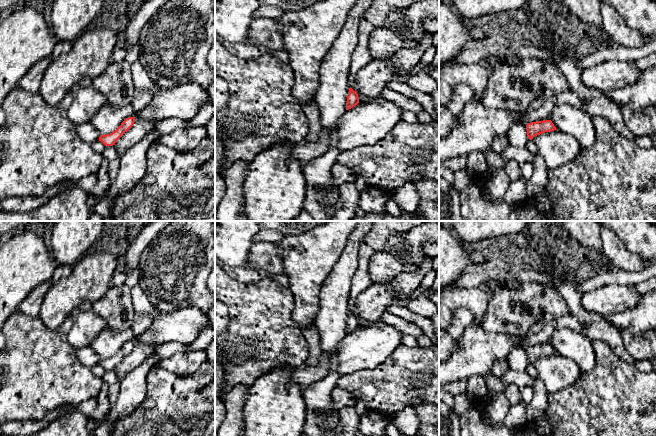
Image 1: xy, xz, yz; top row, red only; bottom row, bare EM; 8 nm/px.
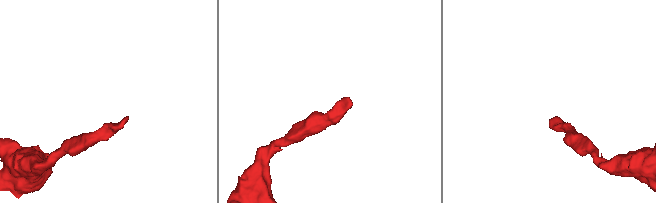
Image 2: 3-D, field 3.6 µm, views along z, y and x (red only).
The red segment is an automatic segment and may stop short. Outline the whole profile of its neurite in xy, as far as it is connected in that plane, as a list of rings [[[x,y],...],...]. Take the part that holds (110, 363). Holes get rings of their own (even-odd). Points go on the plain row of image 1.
[[[134,341],[126,342],[121,347],[121,349],[112,357],[100,359],[99,365],[101,365],[106,371],[113,370],[116,367],[116,365],[133,350],[134,346],[135,346]]]

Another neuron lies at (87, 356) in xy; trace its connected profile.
[[[91,346],[76,349],[76,356],[79,362],[89,369],[98,365],[101,359]]]

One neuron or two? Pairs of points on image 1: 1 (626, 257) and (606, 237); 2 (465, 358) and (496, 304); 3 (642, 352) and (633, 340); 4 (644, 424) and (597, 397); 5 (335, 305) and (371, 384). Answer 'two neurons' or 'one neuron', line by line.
1: one neuron
2: two neurons
3: one neuron
4: one neuron
5: two neurons

